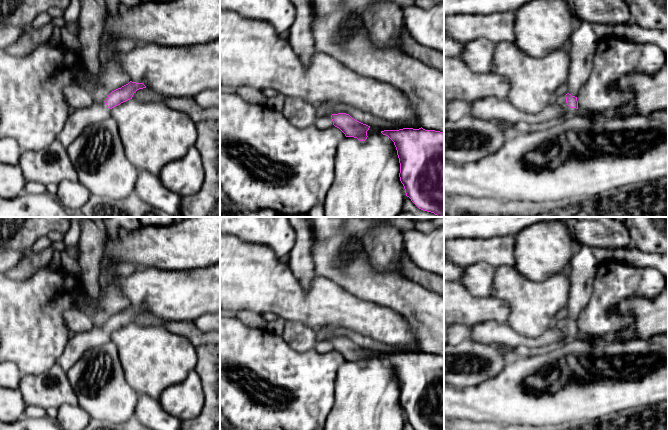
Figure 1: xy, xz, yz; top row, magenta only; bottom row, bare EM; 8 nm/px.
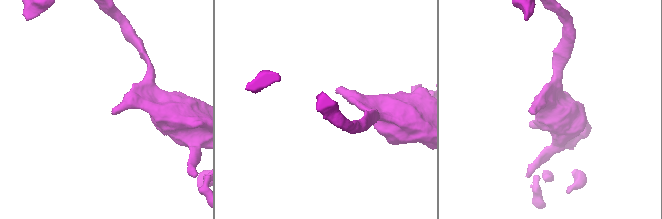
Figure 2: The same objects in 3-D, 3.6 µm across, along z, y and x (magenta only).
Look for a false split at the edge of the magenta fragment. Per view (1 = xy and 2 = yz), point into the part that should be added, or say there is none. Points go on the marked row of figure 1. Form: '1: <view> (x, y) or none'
1: xy (76, 122)
2: yz (561, 101)

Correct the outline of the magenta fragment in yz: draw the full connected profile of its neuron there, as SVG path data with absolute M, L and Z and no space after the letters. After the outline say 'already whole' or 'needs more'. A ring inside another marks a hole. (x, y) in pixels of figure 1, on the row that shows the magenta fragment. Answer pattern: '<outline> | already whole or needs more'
M567 93L565 96L555 97L555 102L565 110L565 114L560 118L555 118L546 123L540 124L527 124L527 123L518 123L515 125L504 125L506 128L512 130L514 133L532 133L535 131L546 130L552 126L558 125L564 120L570 119L576 116L576 110L578 109L577 97L572 96Z | needs more

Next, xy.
M130 81L121 88L112 91L104 102L94 102L89 107L74 110L72 114L69 114L56 140L67 148L87 126L109 118L112 108L132 99L134 93L143 88L146 88L143 83Z | needs more

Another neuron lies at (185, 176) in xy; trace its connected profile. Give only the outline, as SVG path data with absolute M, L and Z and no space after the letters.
M193 146L183 158L169 162L161 170L162 184L180 197L196 194L202 188L205 172L198 150Z

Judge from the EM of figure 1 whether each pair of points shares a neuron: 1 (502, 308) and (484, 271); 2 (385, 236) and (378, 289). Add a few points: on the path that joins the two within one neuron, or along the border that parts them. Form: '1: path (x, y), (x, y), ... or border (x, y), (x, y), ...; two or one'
1: path (492, 301), (484, 293), (484, 281); one
2: border (367, 254), (376, 269), (403, 276); two

